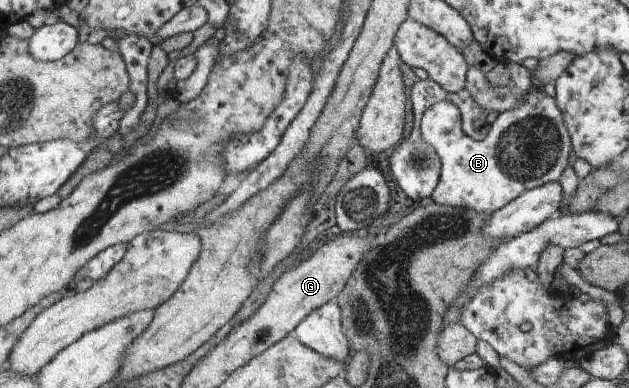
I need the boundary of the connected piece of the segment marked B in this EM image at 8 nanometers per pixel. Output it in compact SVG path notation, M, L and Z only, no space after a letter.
M534 90L523 94L515 109L500 113L489 134L477 141L463 131L462 113L450 101L424 111L420 122L424 142L444 160L444 180L431 197L441 205L492 214L523 192L560 180L567 168L571 133L555 98Z

